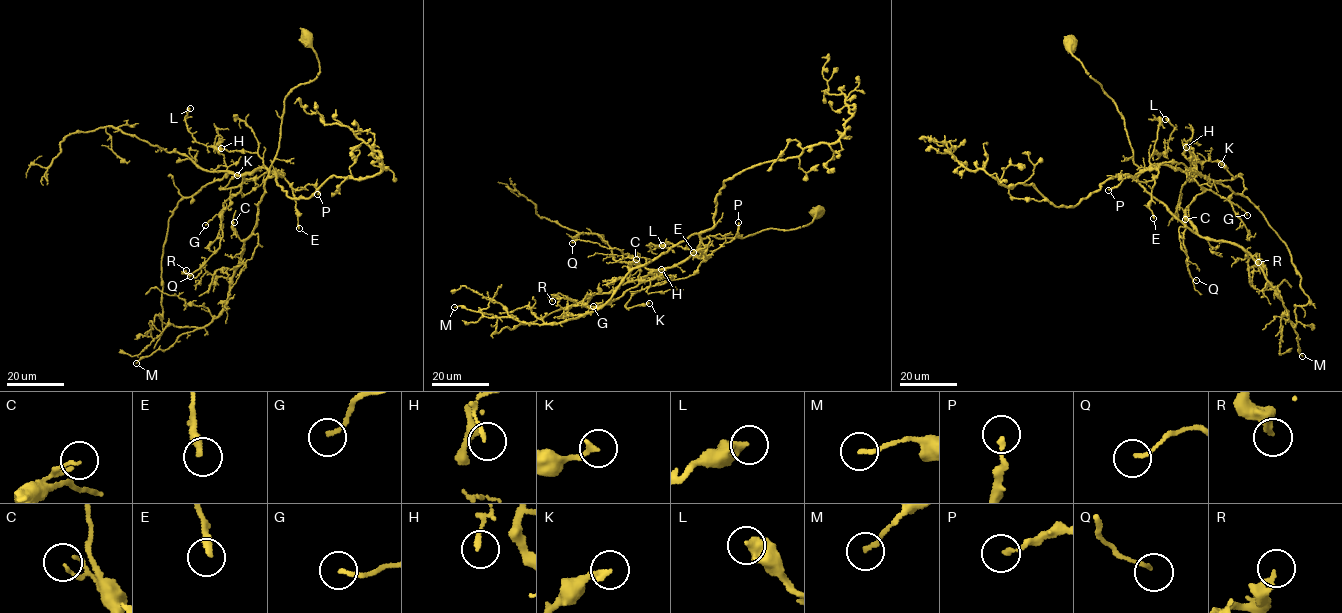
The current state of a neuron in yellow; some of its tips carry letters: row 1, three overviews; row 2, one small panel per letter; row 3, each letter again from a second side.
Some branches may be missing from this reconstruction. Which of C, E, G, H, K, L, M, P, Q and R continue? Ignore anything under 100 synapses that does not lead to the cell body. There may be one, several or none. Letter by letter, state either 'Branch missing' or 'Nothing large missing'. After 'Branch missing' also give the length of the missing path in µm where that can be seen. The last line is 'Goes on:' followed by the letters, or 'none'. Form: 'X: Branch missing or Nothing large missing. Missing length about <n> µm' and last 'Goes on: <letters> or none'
C: Nothing large missing
E: Nothing large missing
G: Nothing large missing
H: Nothing large missing
K: Nothing large missing
L: Nothing large missing
M: Nothing large missing
P: Nothing large missing
Q: Nothing large missing
R: Nothing large missing
Goes on: none

